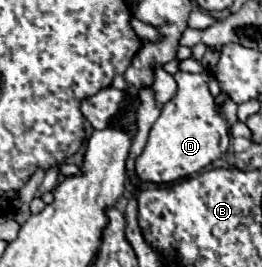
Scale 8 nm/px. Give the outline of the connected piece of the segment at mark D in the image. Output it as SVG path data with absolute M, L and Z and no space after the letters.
M176 72L174 80L178 84L176 96L162 106L158 120L154 122L148 142L142 154L136 158L136 176L142 182L166 184L198 174L204 166L222 158L228 150L228 130L238 120L236 102L226 100L222 110L216 110L214 96L206 88L206 74Z

